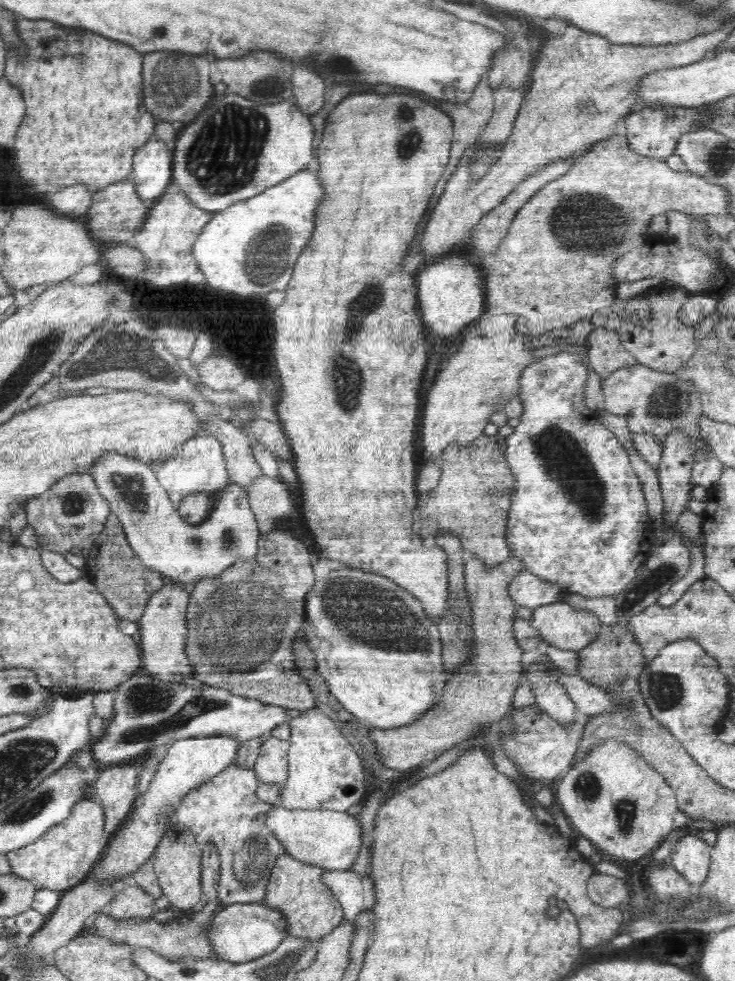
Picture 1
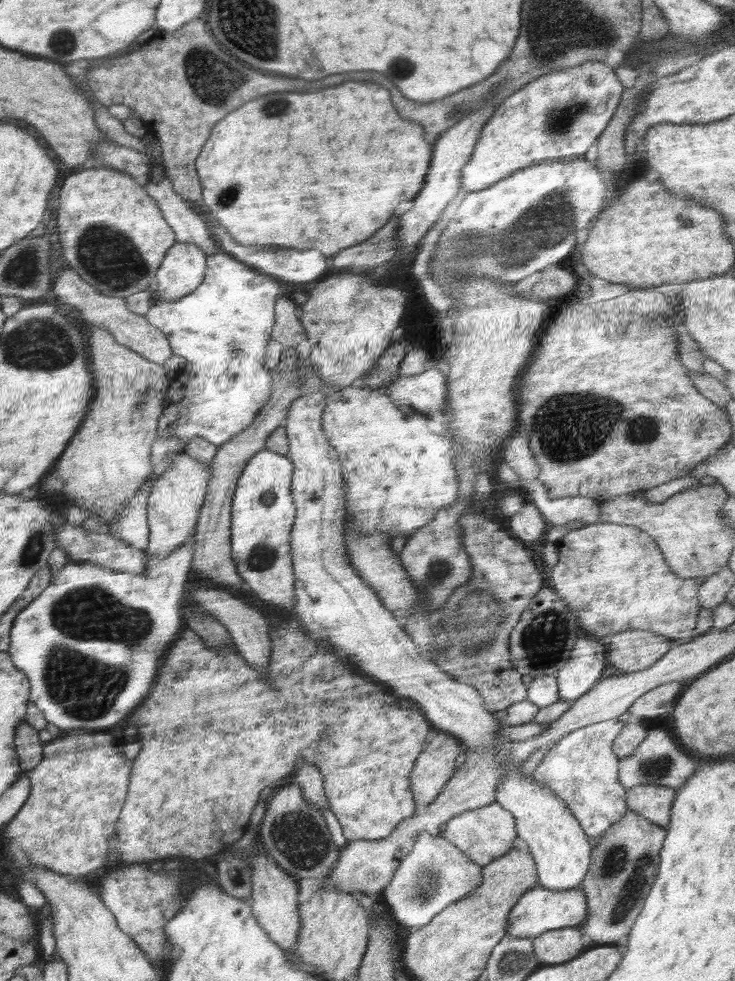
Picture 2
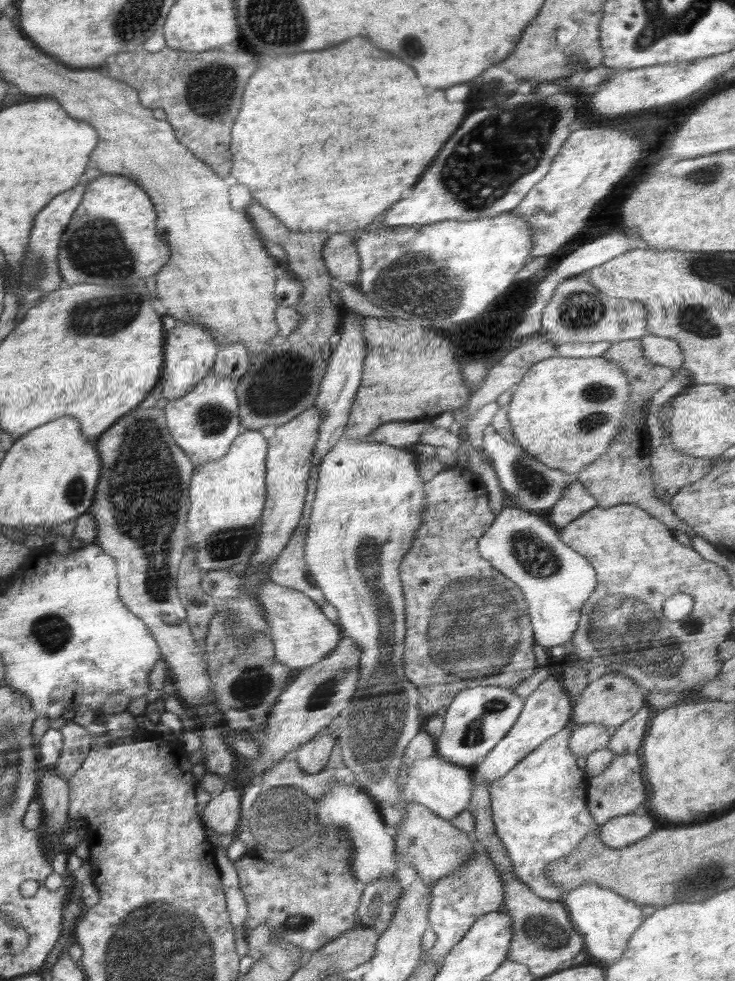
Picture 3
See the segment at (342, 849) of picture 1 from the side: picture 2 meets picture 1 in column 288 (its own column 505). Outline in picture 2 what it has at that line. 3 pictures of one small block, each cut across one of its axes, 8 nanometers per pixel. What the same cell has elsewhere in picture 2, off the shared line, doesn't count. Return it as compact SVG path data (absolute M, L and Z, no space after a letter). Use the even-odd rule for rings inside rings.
M494 801L486 806L455 816L444 826L440 835L469 855L472 862L483 867L515 848L512 844L517 837L515 830L516 824L512 813L504 810L500 804Z

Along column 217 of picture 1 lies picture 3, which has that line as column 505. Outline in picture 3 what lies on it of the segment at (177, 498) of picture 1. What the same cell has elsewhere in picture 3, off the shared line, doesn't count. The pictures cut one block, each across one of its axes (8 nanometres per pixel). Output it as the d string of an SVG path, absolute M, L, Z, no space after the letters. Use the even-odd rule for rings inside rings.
M491 424L484 429L482 437L484 437L482 446L490 458L490 464L498 477L500 486L507 494L507 499L526 511L546 515L564 496L564 490L576 481L577 475L550 468L529 452L525 452L517 442L506 441Z

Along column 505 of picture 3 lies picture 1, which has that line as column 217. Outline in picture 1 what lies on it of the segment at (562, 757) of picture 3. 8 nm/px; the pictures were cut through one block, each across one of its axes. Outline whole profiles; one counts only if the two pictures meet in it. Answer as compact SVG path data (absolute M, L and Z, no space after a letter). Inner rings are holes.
M233 762L223 771L218 772L212 780L200 784L180 800L172 818L172 824L188 827L195 836L200 849L204 845L216 845L220 857L220 876L218 881L218 896L221 908L232 904L252 904L265 900L267 884L274 868L276 859L285 853L285 848L266 826L267 814L273 807L262 800L258 800L256 789L261 782L253 768L239 768Z

